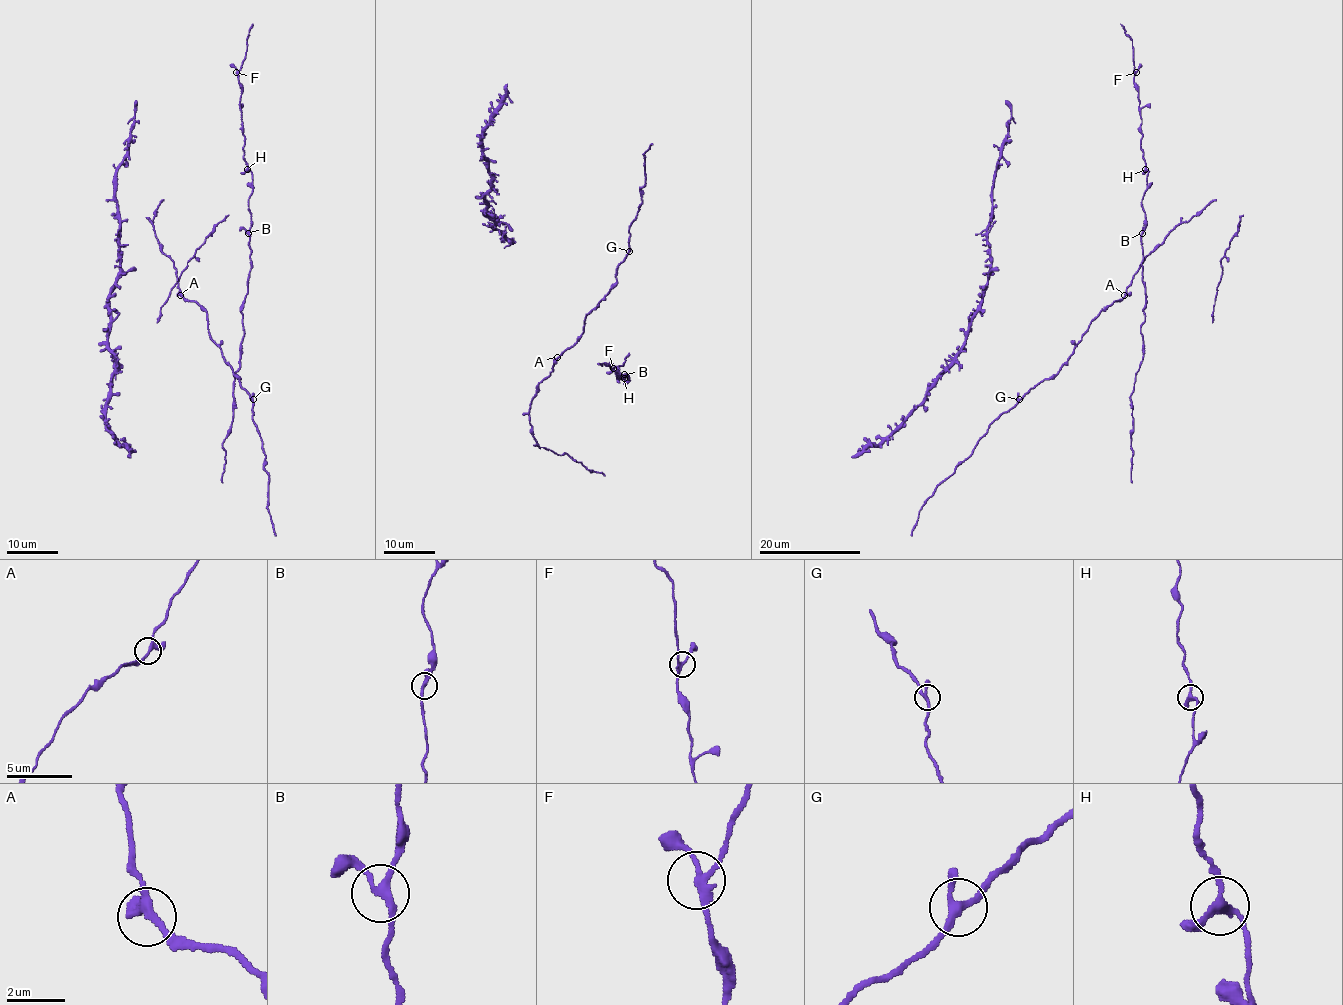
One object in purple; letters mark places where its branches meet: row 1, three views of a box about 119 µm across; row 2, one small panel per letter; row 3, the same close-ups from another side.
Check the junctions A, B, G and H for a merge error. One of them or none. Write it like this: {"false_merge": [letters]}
{"false_merge": []}

